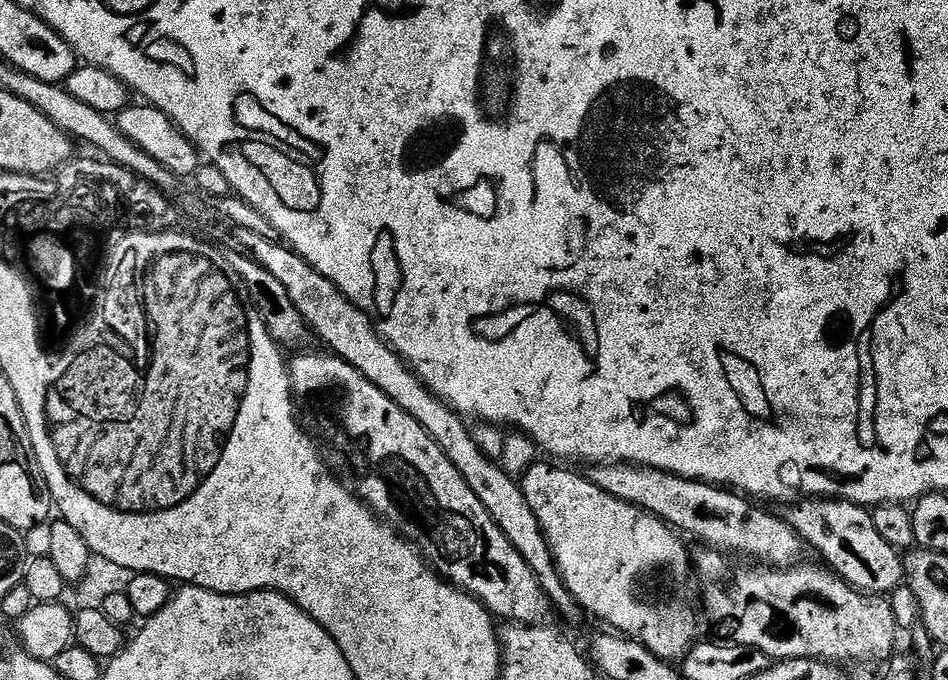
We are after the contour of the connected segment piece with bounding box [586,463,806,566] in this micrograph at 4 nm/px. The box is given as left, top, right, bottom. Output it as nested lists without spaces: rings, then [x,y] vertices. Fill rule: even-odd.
[[[594,464],[586,475],[598,490],[606,490],[606,494],[657,516],[685,537],[693,536],[708,544],[704,546],[709,549],[724,554],[741,552],[764,566],[791,566],[801,559],[800,551],[805,551],[804,541],[788,525],[787,519],[780,517],[779,520],[774,513],[759,508],[764,506],[727,487],[646,468],[643,464]]]

